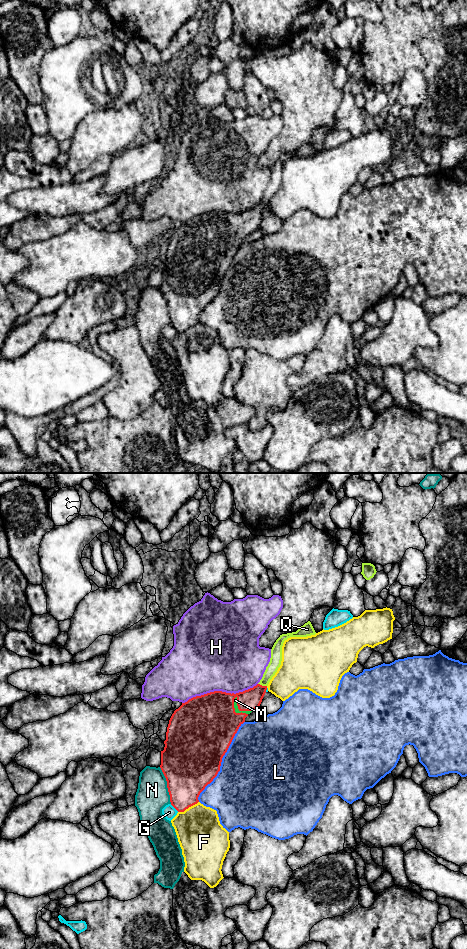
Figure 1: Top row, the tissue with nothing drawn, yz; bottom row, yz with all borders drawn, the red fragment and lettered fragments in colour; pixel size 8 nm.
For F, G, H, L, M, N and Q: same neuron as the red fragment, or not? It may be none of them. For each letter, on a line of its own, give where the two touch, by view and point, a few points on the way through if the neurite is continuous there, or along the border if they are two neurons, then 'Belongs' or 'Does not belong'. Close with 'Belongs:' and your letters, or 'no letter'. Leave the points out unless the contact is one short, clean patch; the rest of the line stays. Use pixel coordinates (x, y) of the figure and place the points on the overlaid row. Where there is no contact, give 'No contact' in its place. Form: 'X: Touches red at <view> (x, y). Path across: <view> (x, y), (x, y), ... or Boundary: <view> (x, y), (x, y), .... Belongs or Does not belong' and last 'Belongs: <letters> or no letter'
F: Touches red at yz (188, 807). Does not belong
G: Touches red at yz (174, 807). Does not belong
H: Touches red at yz (219, 691). Does not belong
L: Touches red at yz (221, 761). Does not belong
M: Touches red at yz (239, 709). Path across: yz (210, 720), (239, 709), (235, 705), (235, 700). Belongs
N: Touches red at yz (167, 785). Does not belong
Q: Touches red at yz (261, 685). Path across: yz (249, 700), (261, 685), (275, 661). Belongs
Belongs: M, Q

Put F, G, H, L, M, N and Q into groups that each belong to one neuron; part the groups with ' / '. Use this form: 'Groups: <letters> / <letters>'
Groups: F / G / H / L / M Q / N

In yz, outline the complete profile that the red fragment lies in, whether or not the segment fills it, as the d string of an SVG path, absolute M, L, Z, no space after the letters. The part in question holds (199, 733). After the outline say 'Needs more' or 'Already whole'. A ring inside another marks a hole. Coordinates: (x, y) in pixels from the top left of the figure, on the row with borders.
M310 621L296 632L282 634L271 649L271 658L260 682L243 692L226 693L214 691L189 699L174 711L166 732L165 747L161 751L160 768L166 778L171 805L184 812L199 802L198 797L220 771L222 758L227 752L239 727L245 718L259 708L267 686L277 672L282 661L282 646L290 637L307 637L316 632Z. Needs more

